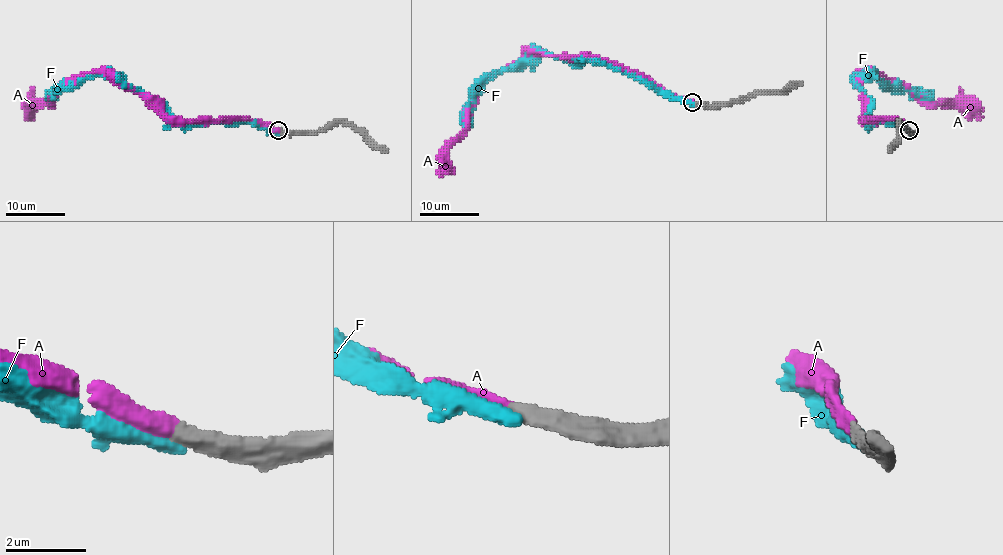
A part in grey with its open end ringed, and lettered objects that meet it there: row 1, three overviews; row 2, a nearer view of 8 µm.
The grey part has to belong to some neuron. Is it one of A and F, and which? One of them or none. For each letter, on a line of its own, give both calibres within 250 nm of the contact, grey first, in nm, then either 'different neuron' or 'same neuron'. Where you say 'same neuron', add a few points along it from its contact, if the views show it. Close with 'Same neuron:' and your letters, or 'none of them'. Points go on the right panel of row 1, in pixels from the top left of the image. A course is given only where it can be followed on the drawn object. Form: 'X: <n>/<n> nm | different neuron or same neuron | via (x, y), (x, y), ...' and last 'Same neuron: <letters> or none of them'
A: 400/360 nm | same neuron | via (908, 131), (899, 120), (864, 119), (861, 77), (870, 70), (904, 83), (930, 104), (952, 104), (982, 117)
F: 440/400 nm | different neuron
Same neuron: A

